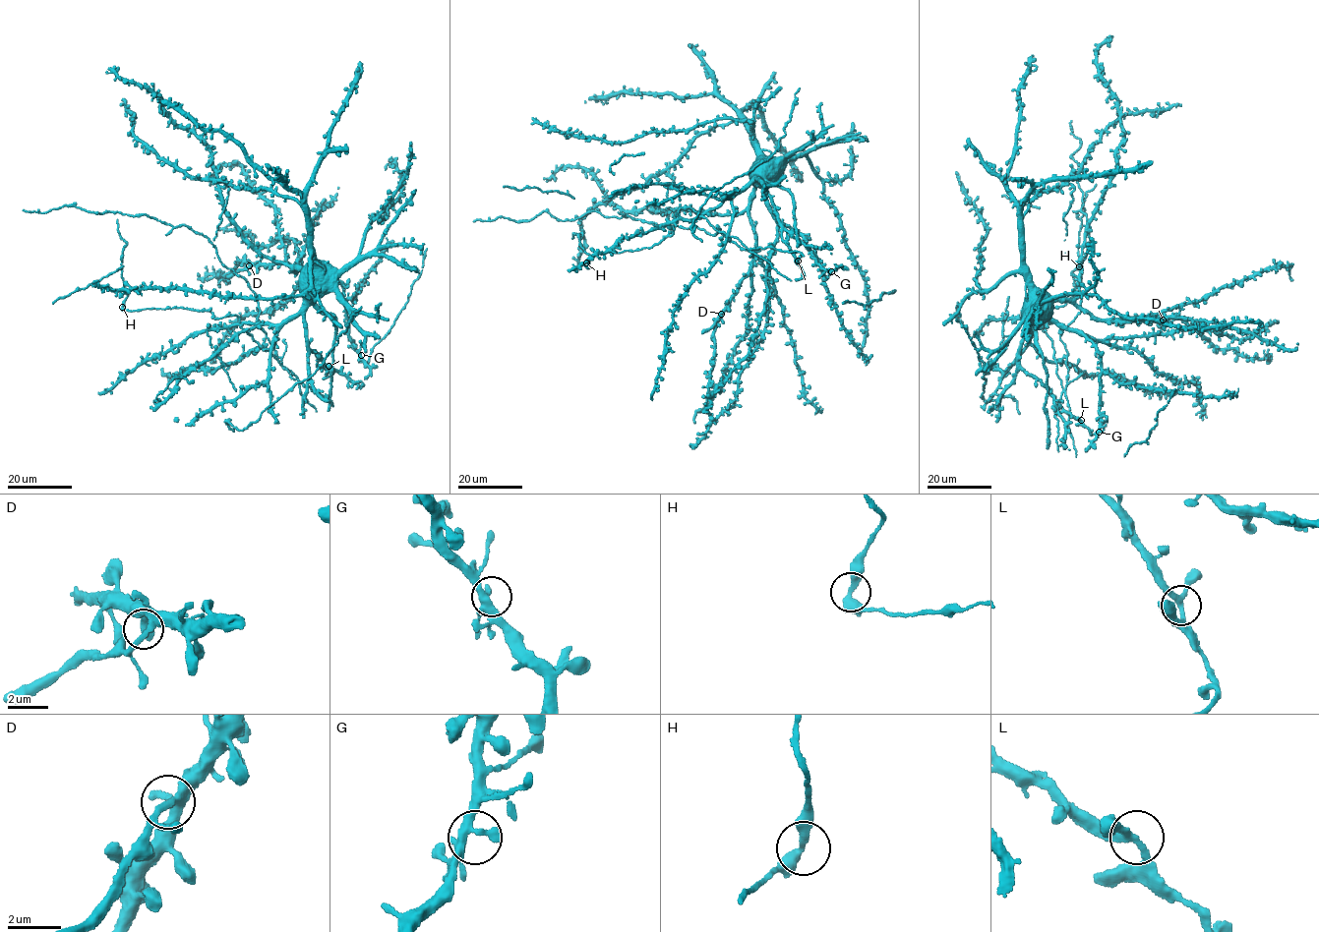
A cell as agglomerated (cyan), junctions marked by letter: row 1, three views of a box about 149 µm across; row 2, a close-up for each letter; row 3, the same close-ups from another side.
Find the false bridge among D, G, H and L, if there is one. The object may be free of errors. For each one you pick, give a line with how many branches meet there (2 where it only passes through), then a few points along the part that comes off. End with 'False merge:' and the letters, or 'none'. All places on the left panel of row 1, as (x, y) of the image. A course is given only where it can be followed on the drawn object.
H: branches 3; course (122, 307), (127, 296), (121, 262), (126, 243), (118, 231), (117, 219)
False merge: H

